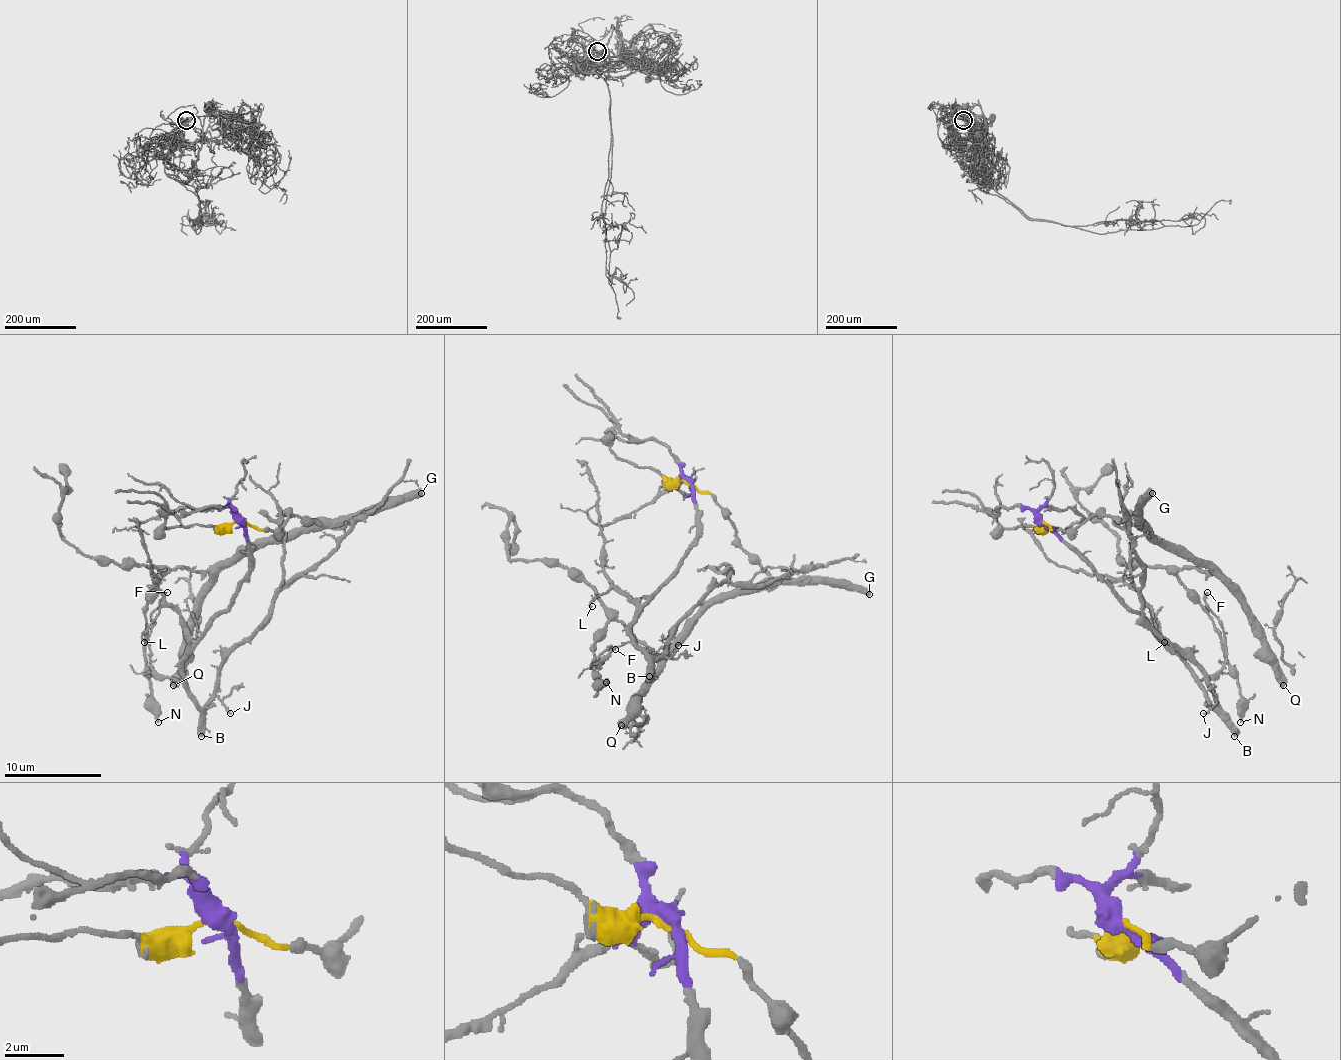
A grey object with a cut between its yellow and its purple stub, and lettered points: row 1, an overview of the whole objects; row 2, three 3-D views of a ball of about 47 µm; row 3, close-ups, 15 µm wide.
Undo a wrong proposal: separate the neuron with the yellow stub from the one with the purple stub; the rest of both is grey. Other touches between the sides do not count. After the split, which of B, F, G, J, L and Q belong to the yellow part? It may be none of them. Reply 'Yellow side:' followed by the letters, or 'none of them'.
Yellow side: G, Q

